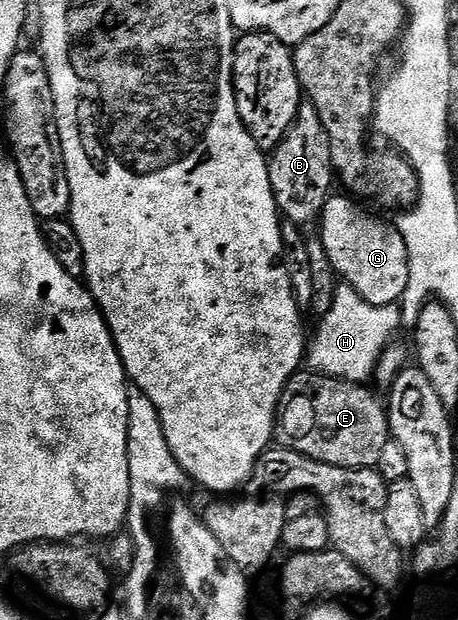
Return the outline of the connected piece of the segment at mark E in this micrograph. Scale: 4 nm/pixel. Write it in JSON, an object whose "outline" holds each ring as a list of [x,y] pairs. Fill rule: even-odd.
{"outline":[[[300,371],[295,376],[290,377],[283,391],[283,397],[279,401],[279,411],[275,414],[275,436],[274,440],[278,442],[282,448],[292,449],[298,453],[305,454],[309,459],[320,461],[326,465],[333,467],[345,467],[346,469],[373,469],[380,463],[379,460],[383,457],[383,452],[387,449],[387,443],[392,440],[390,423],[388,421],[388,410],[385,408],[384,402],[378,401],[369,390],[367,385],[358,381],[346,381],[340,377],[328,377],[324,373],[314,371]]]}

